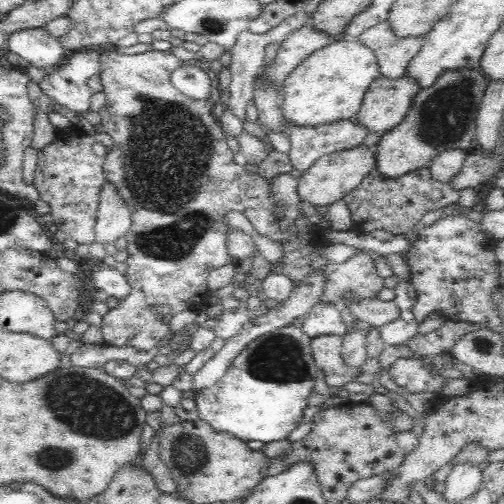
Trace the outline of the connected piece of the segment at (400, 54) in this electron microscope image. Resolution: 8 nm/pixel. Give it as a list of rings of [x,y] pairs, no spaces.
[[[386,21],[368,28],[354,38],[376,57],[376,67],[380,77],[398,80],[403,76],[408,62],[416,56],[423,38],[399,39],[388,31]]]

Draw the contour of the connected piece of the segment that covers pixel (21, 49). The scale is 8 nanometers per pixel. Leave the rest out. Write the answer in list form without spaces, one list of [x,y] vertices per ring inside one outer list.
[[[40,29],[12,33],[7,39],[7,47],[34,68],[47,72],[47,75],[52,74],[64,63],[62,45]]]

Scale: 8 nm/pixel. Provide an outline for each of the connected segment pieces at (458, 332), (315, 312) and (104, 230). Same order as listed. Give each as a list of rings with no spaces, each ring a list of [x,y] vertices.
[[[464,320],[447,321],[437,330],[427,334],[416,334],[405,345],[415,352],[416,356],[438,356],[444,352],[450,352],[453,346],[468,333],[484,331],[484,324],[479,322],[466,322]]]
[[[316,305],[306,315],[303,331],[310,338],[321,336],[343,336],[347,331],[346,325],[340,318],[339,309],[332,305]]]
[[[105,184],[100,193],[100,206],[94,227],[94,242],[100,246],[114,244],[130,230],[131,215],[116,190]]]

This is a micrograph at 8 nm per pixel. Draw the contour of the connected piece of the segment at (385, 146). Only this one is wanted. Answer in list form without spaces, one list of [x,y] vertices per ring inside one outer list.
[[[474,68],[442,75],[432,87],[418,91],[404,118],[385,132],[375,146],[374,172],[385,180],[396,180],[408,172],[429,167],[440,152],[465,152],[475,141],[477,110],[486,87],[478,68]]]

